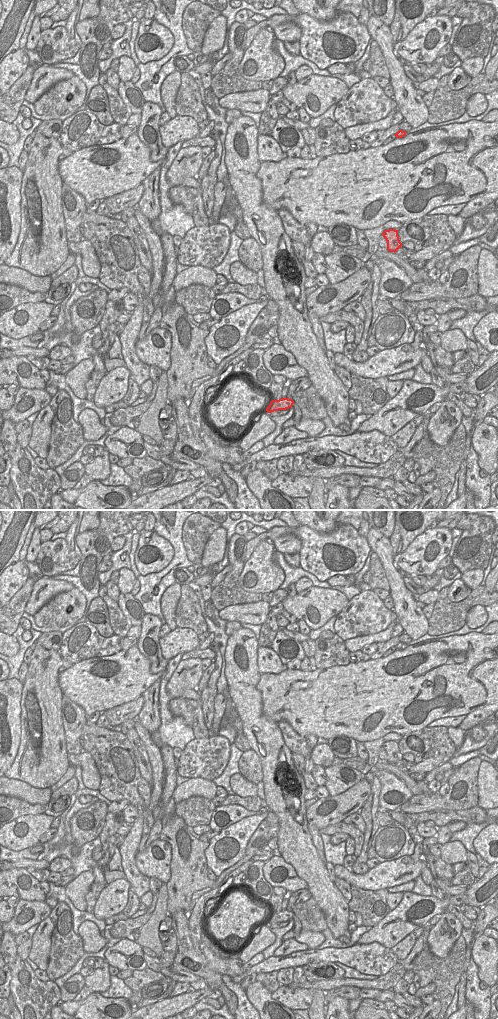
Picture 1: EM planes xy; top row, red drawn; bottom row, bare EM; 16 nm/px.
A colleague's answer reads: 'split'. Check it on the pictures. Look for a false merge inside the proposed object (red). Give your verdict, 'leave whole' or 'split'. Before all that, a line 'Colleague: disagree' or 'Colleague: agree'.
Colleague: agree
split

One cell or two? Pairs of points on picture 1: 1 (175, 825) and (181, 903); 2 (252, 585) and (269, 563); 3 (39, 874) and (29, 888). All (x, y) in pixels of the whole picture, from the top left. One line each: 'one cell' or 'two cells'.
1: one cell
2: one cell
3: two cells

